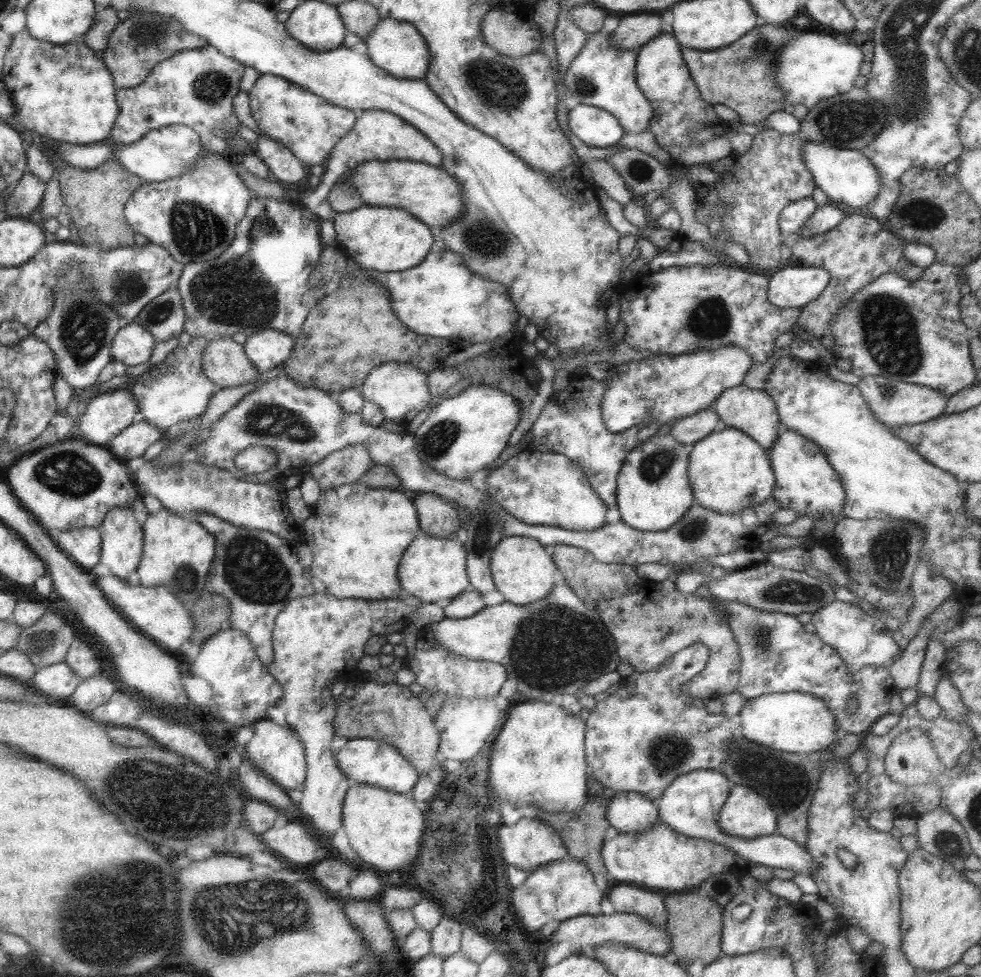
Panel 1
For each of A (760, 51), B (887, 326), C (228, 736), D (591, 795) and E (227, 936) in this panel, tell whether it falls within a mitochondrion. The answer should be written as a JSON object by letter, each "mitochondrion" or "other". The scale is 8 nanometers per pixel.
{"A":"mitochondrion","B":"mitochondrion","C":"other","D":"other","E":"mitochondrion"}

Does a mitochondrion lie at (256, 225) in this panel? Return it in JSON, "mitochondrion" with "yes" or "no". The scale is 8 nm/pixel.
{"mitochondrion":"yes"}

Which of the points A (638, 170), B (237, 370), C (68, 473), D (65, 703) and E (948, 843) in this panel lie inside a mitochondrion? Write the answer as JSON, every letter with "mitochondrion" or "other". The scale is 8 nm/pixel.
{"A":"mitochondrion","B":"other","C":"mitochondrion","D":"other","E":"mitochondrion"}

